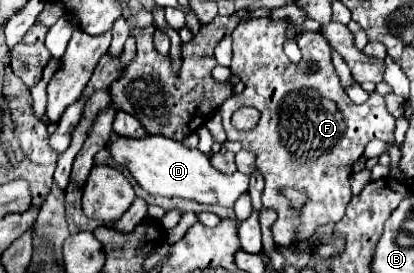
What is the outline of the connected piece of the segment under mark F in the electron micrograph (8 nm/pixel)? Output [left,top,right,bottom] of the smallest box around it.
[219,18,395,246]

